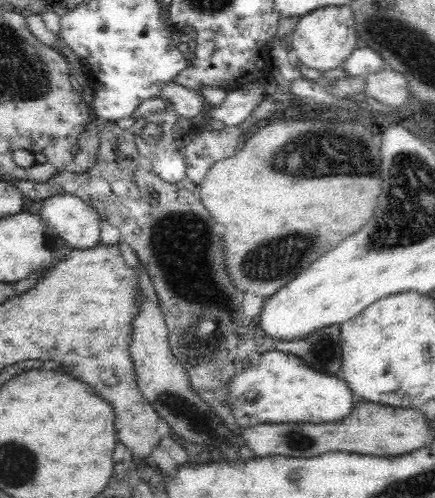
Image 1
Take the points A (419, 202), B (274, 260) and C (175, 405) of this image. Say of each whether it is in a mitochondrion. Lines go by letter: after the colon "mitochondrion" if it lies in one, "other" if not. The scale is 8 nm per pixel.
A: mitochondrion
B: mitochondrion
C: mitochondrion

